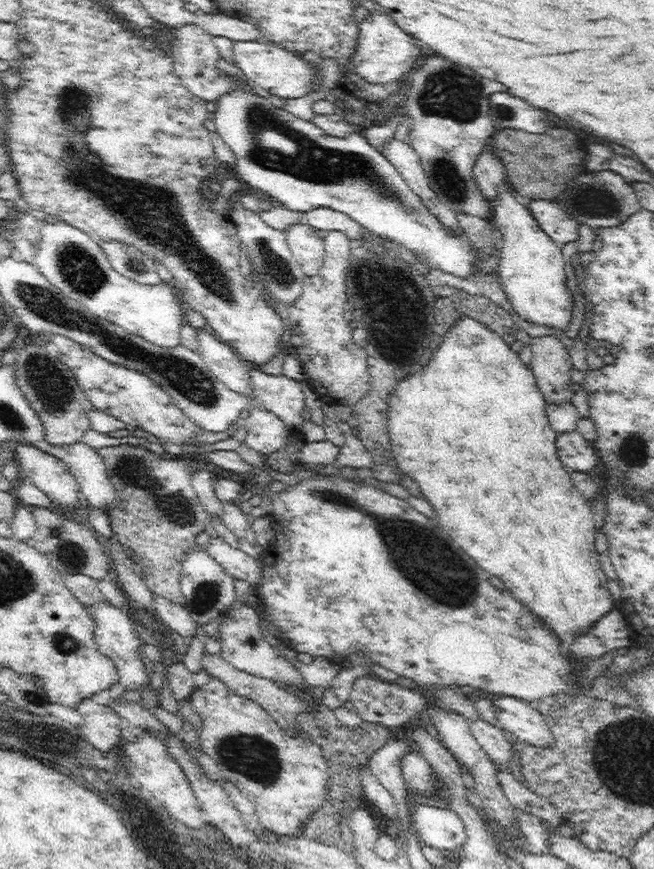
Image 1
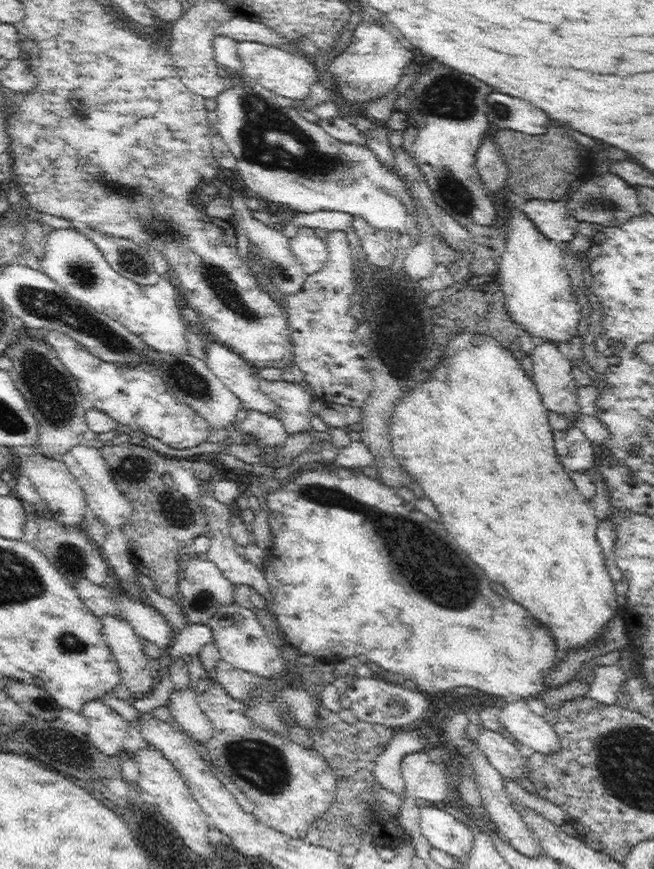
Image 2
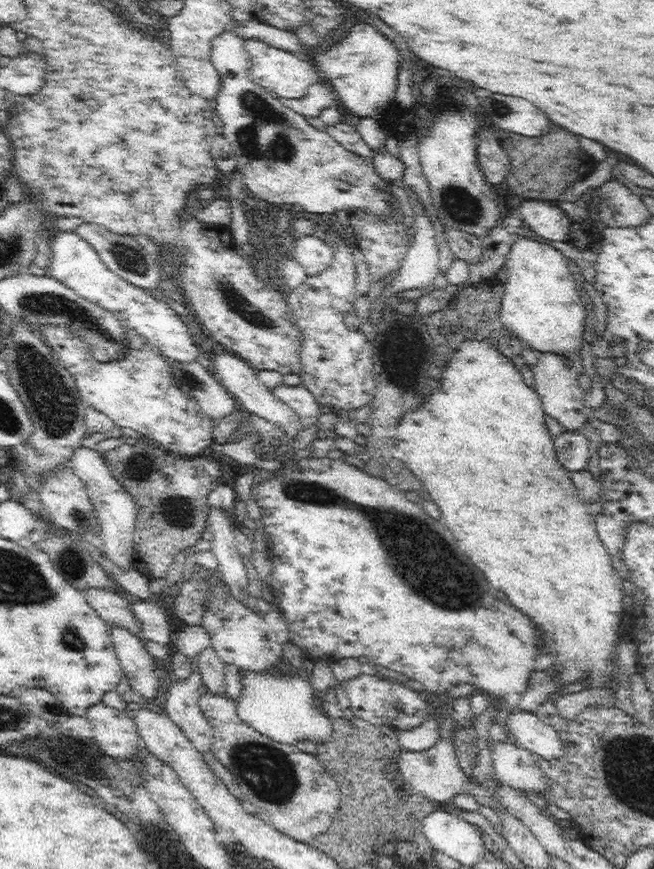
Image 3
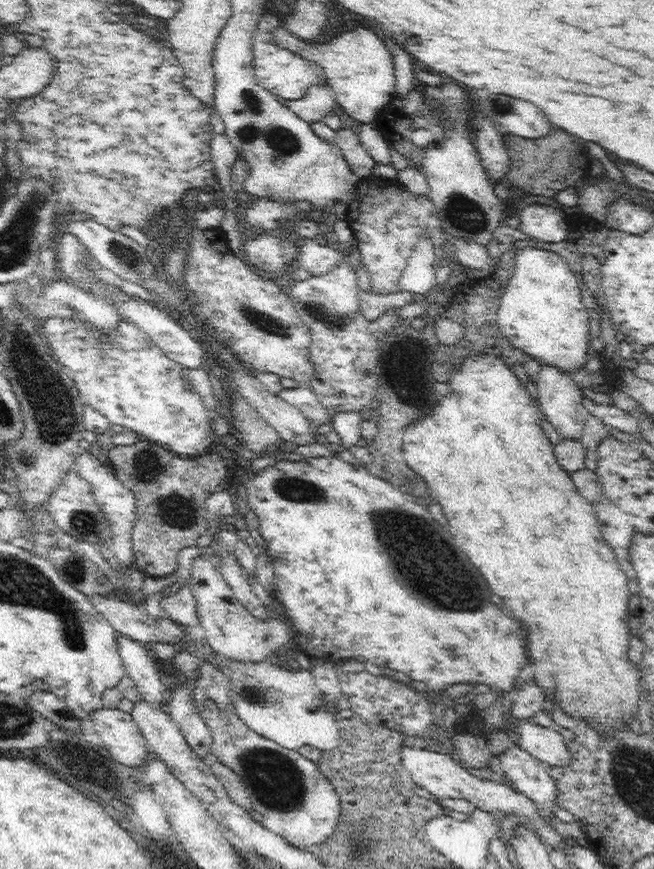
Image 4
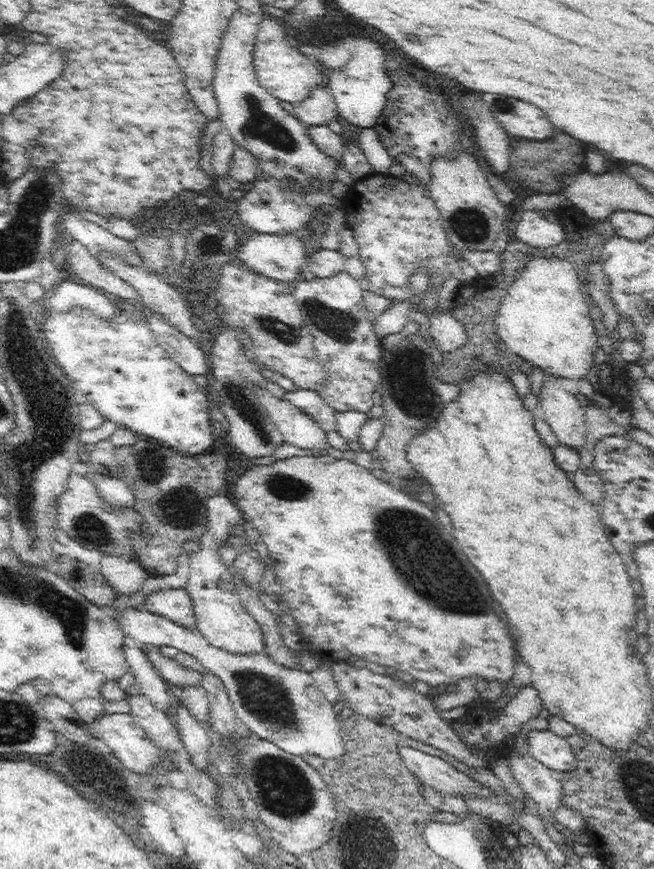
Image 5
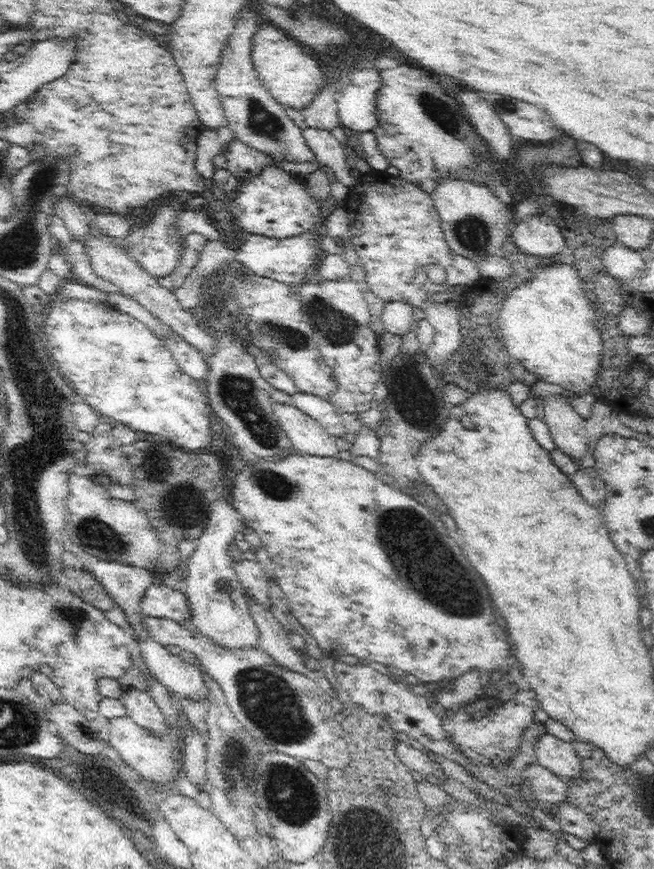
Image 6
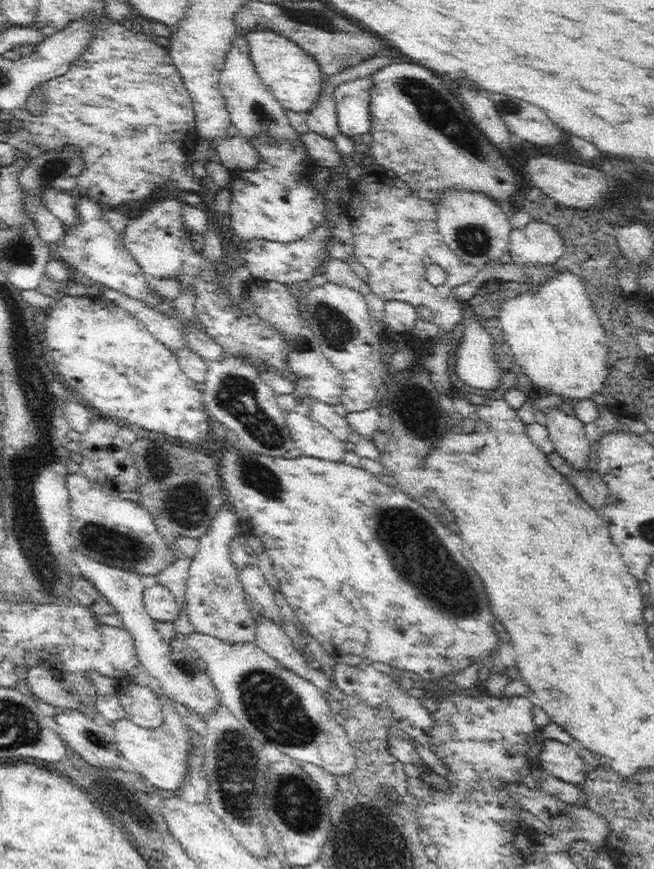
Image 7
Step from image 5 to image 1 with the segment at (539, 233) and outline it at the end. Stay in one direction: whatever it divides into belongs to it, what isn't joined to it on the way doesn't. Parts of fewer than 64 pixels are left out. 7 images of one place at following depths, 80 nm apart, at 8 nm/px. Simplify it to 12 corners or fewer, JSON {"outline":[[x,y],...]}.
{"outline":[[557,201],[526,208],[555,243],[579,238],[580,223]]}

